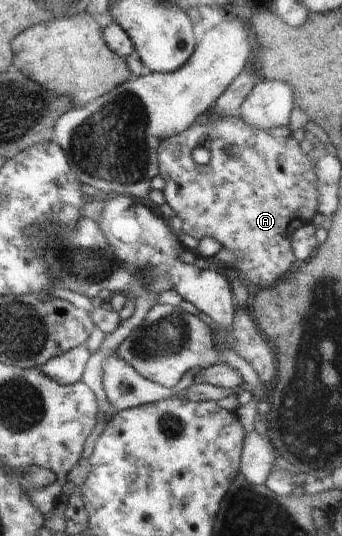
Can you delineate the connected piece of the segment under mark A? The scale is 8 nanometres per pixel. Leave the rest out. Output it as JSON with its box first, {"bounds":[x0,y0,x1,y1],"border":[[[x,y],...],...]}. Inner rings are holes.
{"bounds":[157,110,318,287],"border":[[[211,110],[206,114],[201,115],[194,124],[192,124],[187,130],[181,131],[179,134],[173,135],[170,138],[165,138],[160,142],[157,149],[157,160],[159,161],[159,175],[162,176],[164,181],[166,181],[166,186],[163,189],[163,194],[165,197],[165,202],[172,207],[176,216],[182,219],[181,230],[186,233],[186,235],[191,235],[198,240],[204,239],[205,237],[214,237],[221,244],[222,247],[228,251],[243,251],[248,253],[246,259],[238,261],[237,263],[228,263],[228,266],[235,268],[238,273],[240,273],[241,278],[245,283],[255,283],[256,285],[261,285],[266,287],[278,278],[286,275],[290,269],[292,269],[292,264],[295,261],[295,255],[292,251],[291,241],[292,232],[296,231],[299,227],[311,224],[312,216],[316,214],[318,205],[318,194],[317,194],[317,175],[316,175],[316,162],[310,161],[308,153],[305,153],[299,145],[298,135],[292,135],[292,131],[287,125],[280,125],[279,127],[271,127],[270,129],[261,129],[254,126],[249,126],[242,118],[239,116],[228,116],[225,118],[219,118],[216,122],[211,119]],[[208,143],[208,149],[210,149],[210,161],[206,165],[200,165],[192,158],[192,151],[196,147],[200,147]],[[228,145],[235,145],[238,151],[237,157],[232,157],[224,151]]]}

